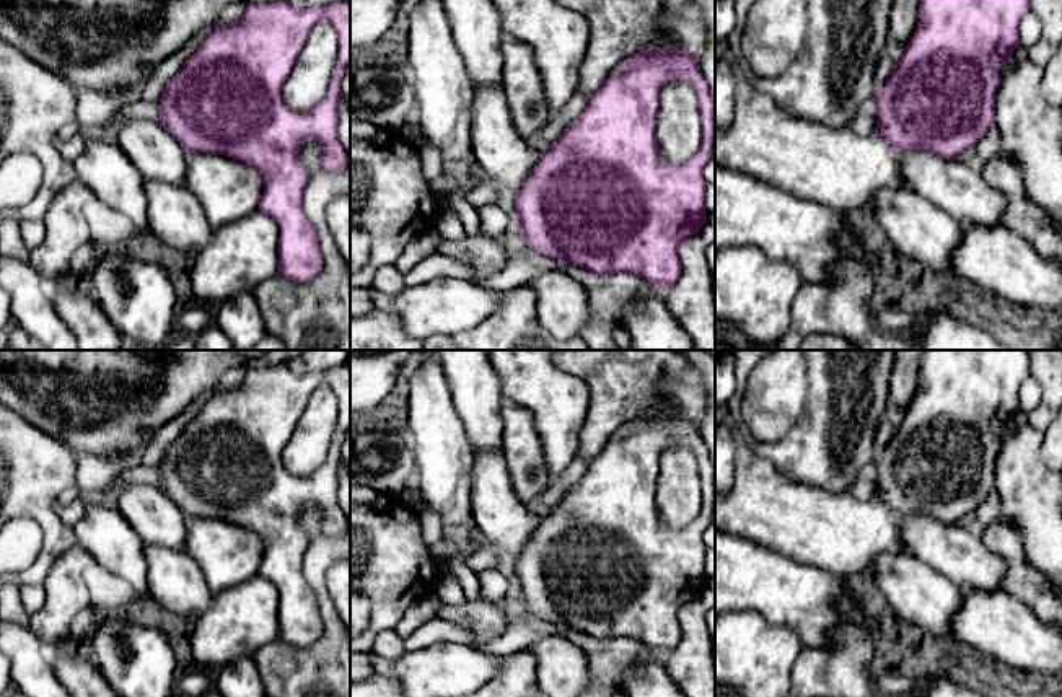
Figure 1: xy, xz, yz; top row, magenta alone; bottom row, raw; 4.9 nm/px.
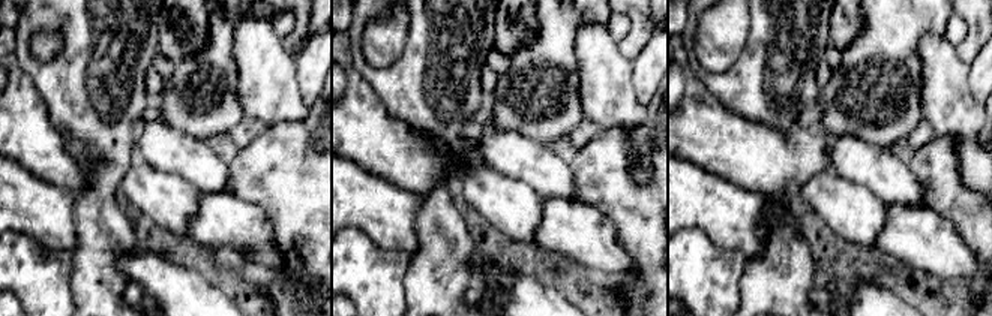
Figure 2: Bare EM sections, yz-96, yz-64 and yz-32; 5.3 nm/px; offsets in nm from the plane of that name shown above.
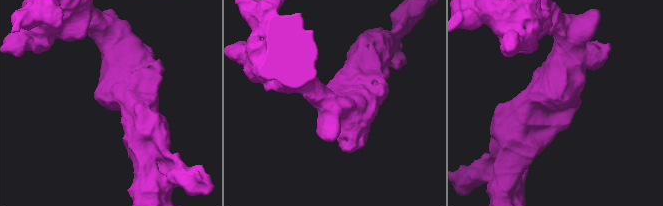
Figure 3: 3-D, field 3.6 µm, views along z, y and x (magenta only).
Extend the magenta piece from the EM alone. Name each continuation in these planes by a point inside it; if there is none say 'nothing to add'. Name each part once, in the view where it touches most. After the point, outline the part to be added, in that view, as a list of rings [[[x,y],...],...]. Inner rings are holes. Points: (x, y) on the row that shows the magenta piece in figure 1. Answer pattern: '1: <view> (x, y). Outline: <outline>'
1: yz (961, 192). Outline: [[[917,150],[901,151],[899,169],[909,189],[932,200],[961,225],[989,228],[1002,223],[1005,195],[958,158],[946,160]]]

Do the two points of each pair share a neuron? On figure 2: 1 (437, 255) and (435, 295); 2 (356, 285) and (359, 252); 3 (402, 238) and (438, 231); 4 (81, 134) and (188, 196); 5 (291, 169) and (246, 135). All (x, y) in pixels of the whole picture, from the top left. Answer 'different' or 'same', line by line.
1: same
2: same
3: different
4: different
5: different

